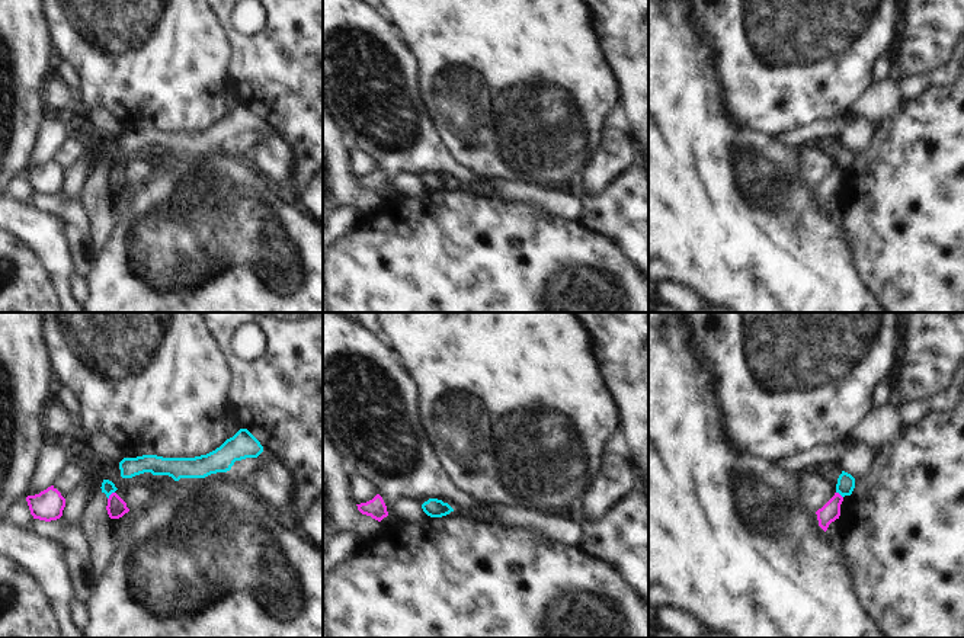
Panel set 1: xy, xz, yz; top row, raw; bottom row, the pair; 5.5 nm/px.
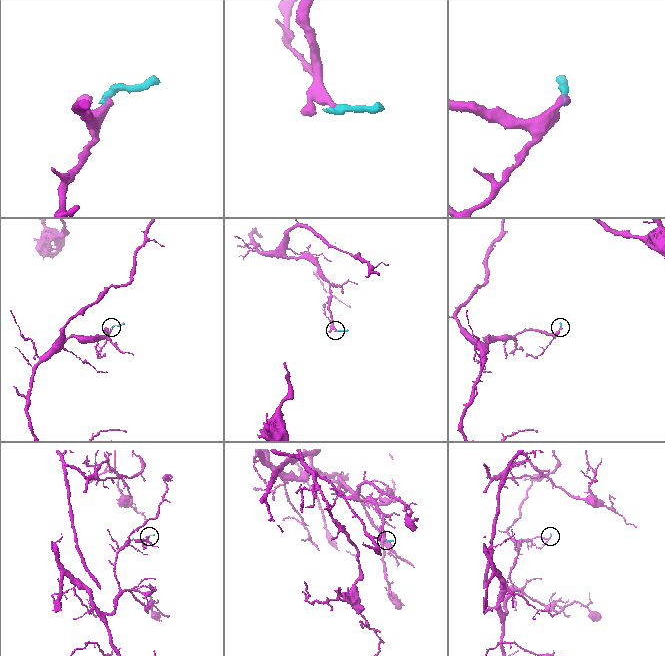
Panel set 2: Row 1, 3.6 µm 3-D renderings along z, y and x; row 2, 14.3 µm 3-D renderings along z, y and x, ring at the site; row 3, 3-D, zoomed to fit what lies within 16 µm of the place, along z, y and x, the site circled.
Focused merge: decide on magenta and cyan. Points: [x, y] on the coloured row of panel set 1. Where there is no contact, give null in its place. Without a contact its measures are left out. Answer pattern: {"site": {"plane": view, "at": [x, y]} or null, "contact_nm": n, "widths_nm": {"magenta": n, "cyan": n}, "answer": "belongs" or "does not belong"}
{"site": {"plane": "xy", "at": [109, 496]}, "contact_nm": 60, "widths_nm": {"magenta": 110, "cyan": 80}, "answer": "does not belong"}

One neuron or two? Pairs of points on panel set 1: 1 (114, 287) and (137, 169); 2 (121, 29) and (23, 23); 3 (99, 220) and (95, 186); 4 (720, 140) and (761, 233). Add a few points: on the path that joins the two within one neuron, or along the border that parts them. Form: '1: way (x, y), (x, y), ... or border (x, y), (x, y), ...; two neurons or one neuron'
1: border (149, 166), (144, 179); two neurons
2: border (41, 15), (53, 48); two neurons
3: way (98, 211), (95, 195); one neuron
4: way (720, 163), (720, 192), (737, 210); one neuron

